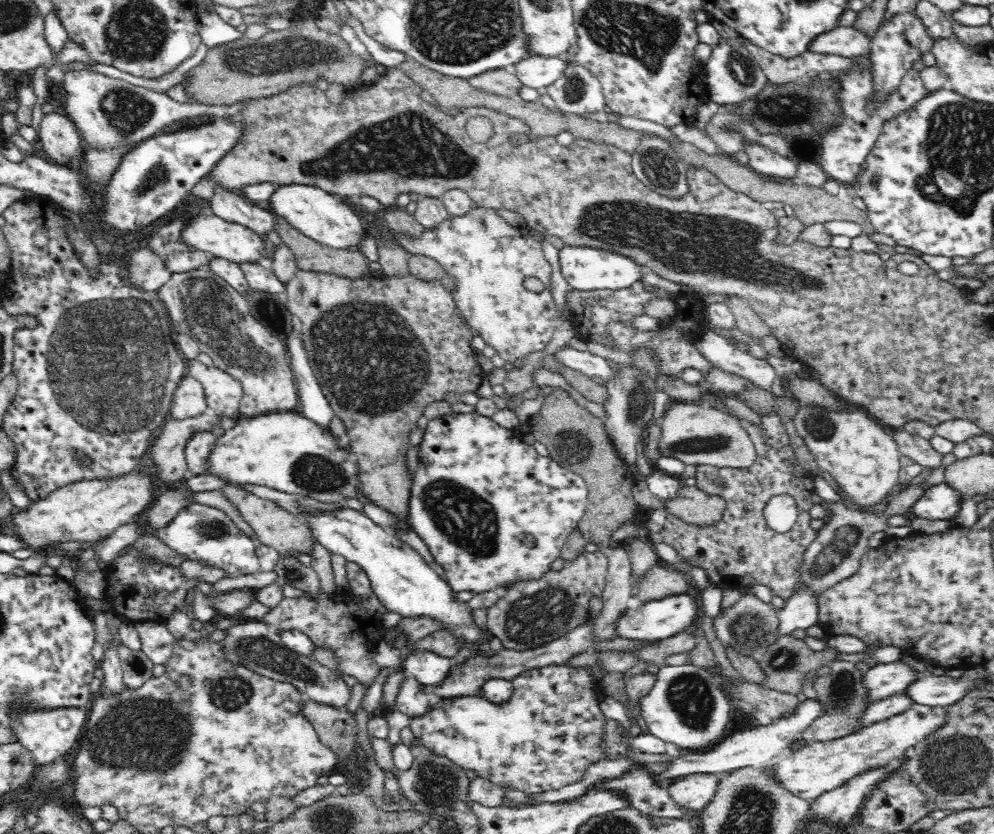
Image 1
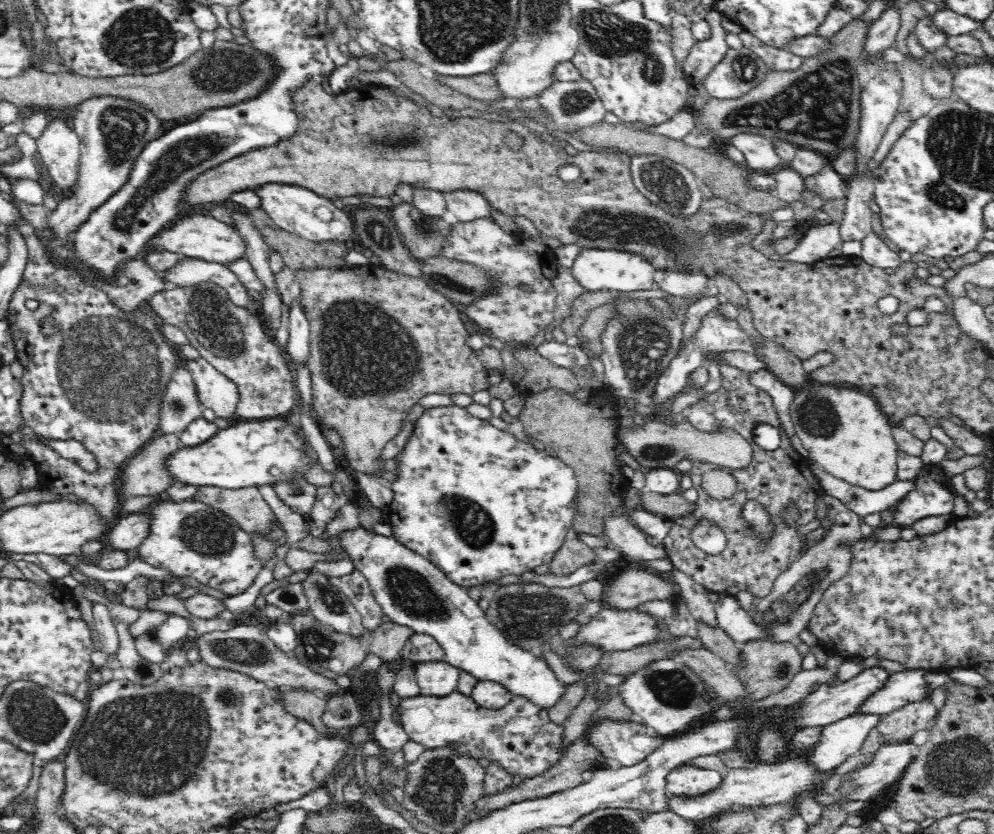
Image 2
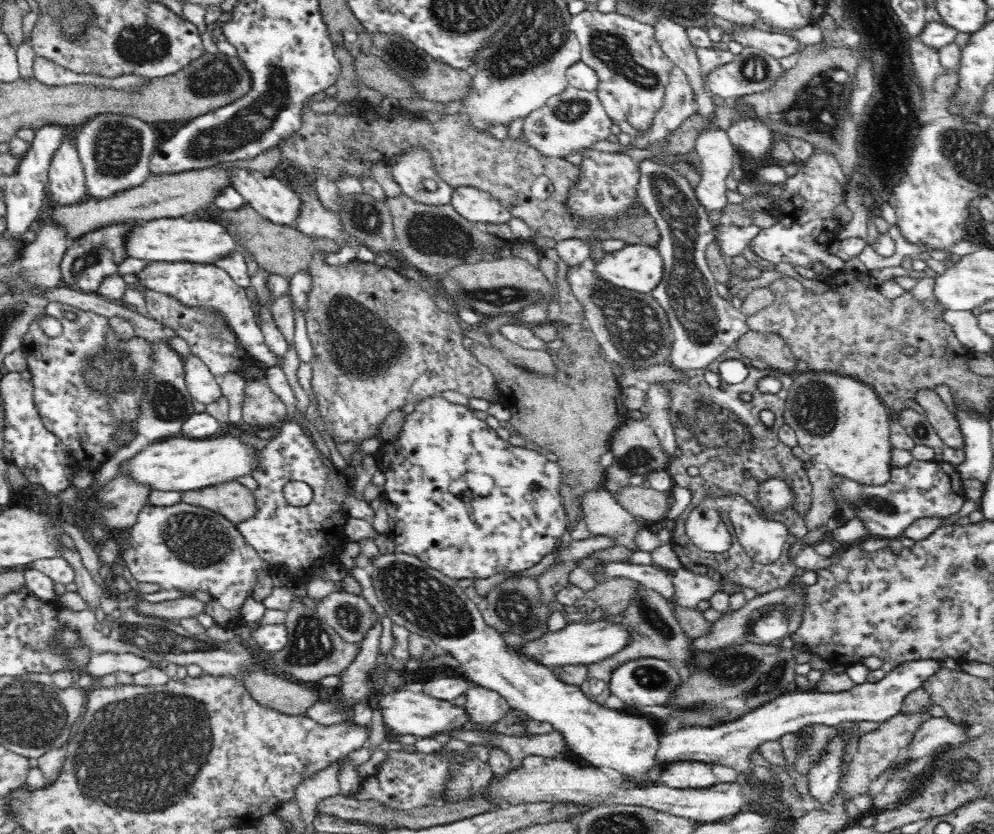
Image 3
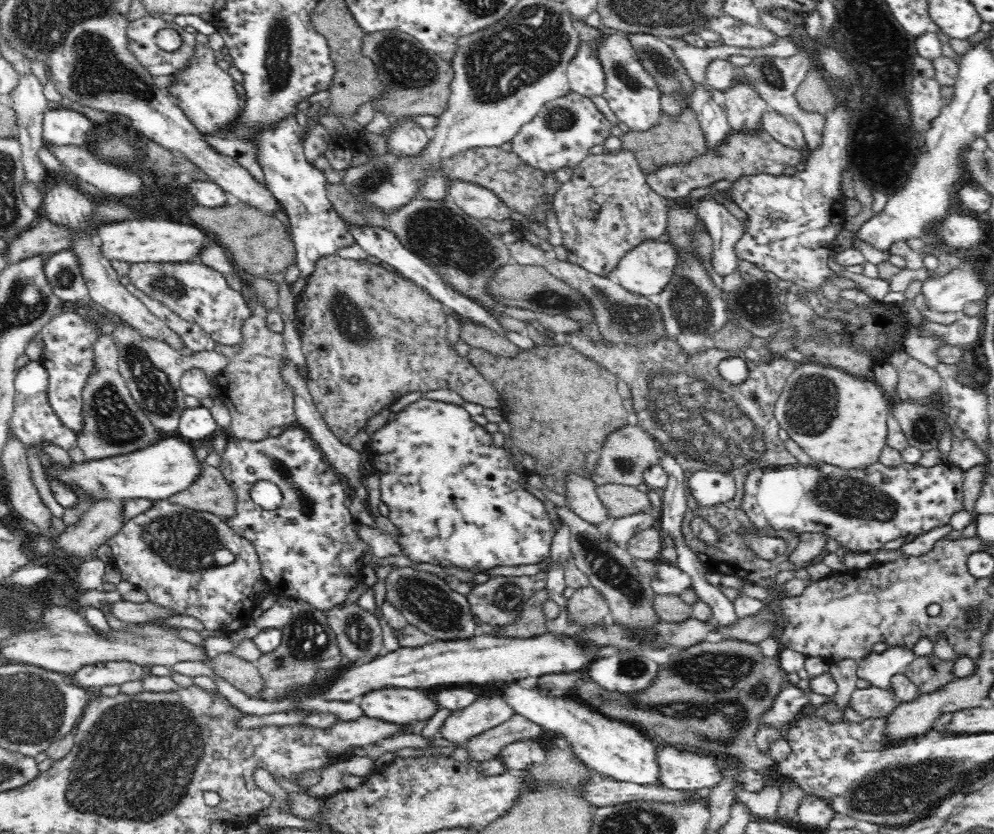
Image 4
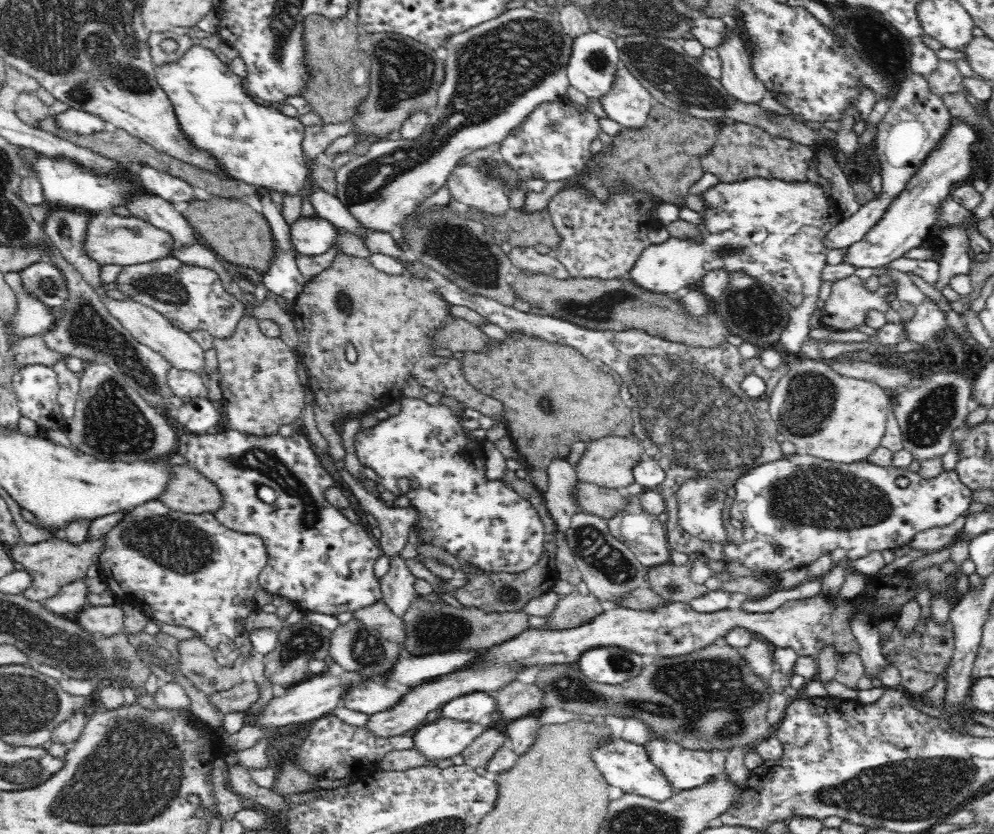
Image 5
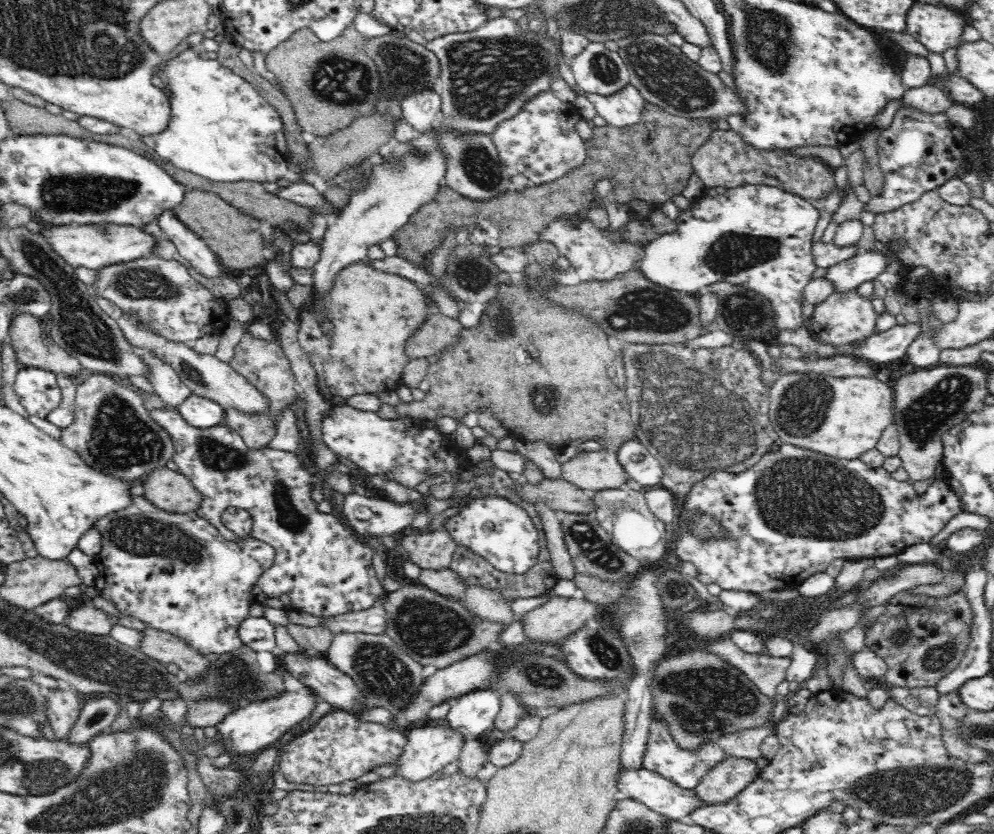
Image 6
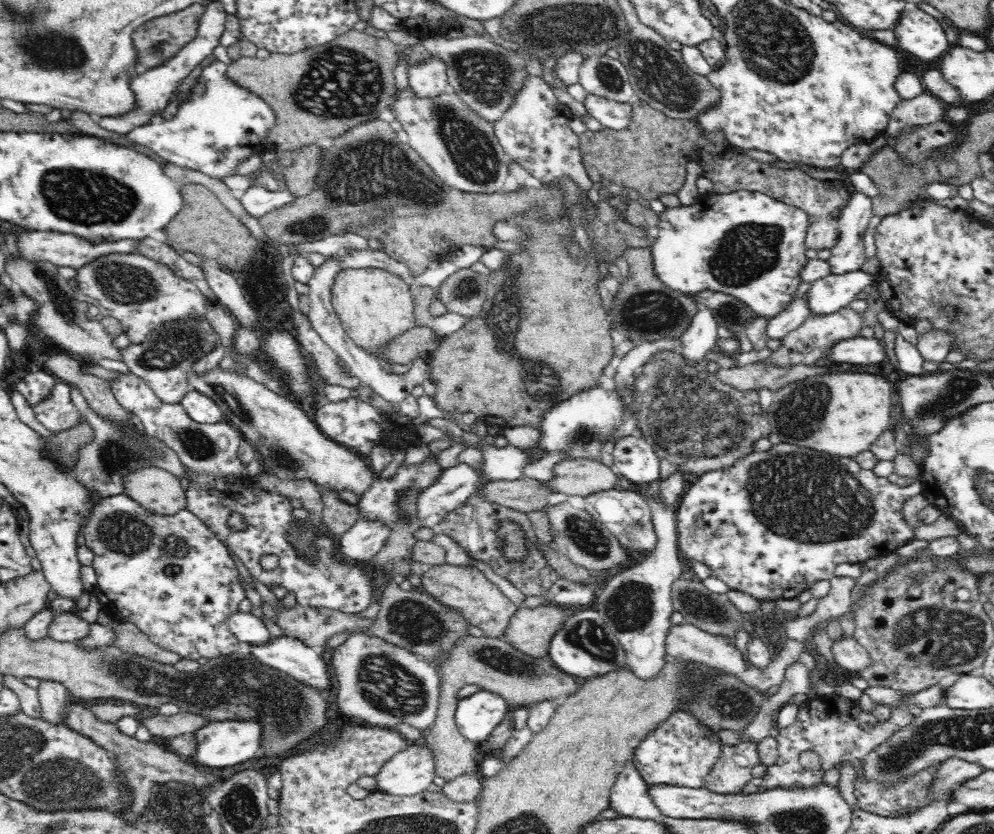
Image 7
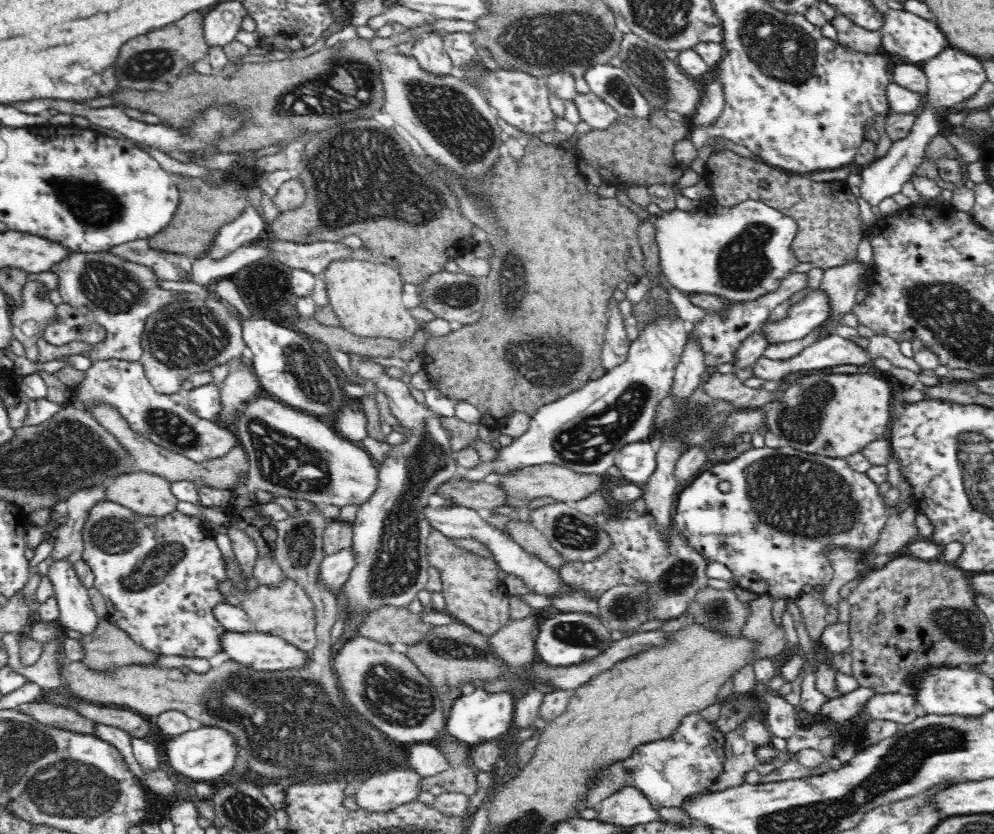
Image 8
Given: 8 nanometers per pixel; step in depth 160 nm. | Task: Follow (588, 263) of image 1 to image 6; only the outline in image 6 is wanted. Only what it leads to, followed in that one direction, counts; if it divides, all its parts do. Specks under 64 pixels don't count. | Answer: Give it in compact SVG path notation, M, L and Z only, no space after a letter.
M745 184L737 187L705 187L703 193L693 200L688 210L679 212L679 225L671 233L657 235L645 244L643 256L637 269L646 280L670 288L678 294L693 294L701 288L718 281L730 281L744 285L764 294L776 311L778 330L796 332L804 326L804 288L810 284L816 272L813 244L816 224L820 220L818 208L806 197L784 191L776 185Z

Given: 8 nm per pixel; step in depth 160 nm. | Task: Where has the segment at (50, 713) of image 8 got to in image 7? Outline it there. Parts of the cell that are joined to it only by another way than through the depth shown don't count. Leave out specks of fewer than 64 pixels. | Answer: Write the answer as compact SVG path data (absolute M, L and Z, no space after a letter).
M72 704L66 713L68 713L66 726L80 734L86 735L98 746L106 748L110 754L116 753L118 755L120 763L124 765L124 773L126 773L127 780L135 789L134 807L142 808L145 805L145 799L150 798L151 787L155 783L166 784L174 780L184 780L184 782L190 782L196 788L203 789L207 793L223 782L220 776L216 776L214 772L207 770L207 767L196 766L187 758L160 748L153 741L142 741L135 736L128 736L128 734L120 732L116 723L98 722L92 716L91 711L82 707L82 705Z

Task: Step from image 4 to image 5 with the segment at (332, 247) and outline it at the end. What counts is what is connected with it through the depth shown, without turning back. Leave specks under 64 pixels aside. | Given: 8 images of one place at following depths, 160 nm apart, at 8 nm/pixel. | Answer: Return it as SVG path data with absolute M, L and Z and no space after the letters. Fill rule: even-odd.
M194 44L185 54L182 56L181 60L178 60L175 64L168 64L164 67L156 67L156 76L157 82L160 84L160 87L165 91L165 94L169 97L169 100L174 105L174 112L178 117L178 121L180 121L180 125L182 125L182 129L192 137L192 141L194 141L194 145L198 145L198 147L204 147L207 150L210 150L220 161L221 166L225 168L225 170L232 175L236 180L241 180L242 182L263 186L270 190L278 190L280 194L290 194L290 196L298 196L300 192L302 192L302 188L305 185L305 179L307 177L307 166L308 164L305 161L304 152L303 152L303 140L304 140L304 124L298 119L296 116L286 116L276 109L267 106L266 104L256 103L256 100L253 97L249 97L242 85L242 78L236 75L233 71L228 68L228 65L222 62L218 56L216 56L215 52L205 48L200 44ZM322 215L298 216L289 225L290 241L300 255L318 256L335 245L340 229Z

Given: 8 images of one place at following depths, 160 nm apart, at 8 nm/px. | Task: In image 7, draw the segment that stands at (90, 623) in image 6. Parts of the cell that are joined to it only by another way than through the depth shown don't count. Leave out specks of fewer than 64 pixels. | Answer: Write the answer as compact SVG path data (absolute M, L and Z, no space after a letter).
M76 611L60 612L52 620L48 636L59 642L78 642L90 635L90 628L92 628L92 623L84 620Z

